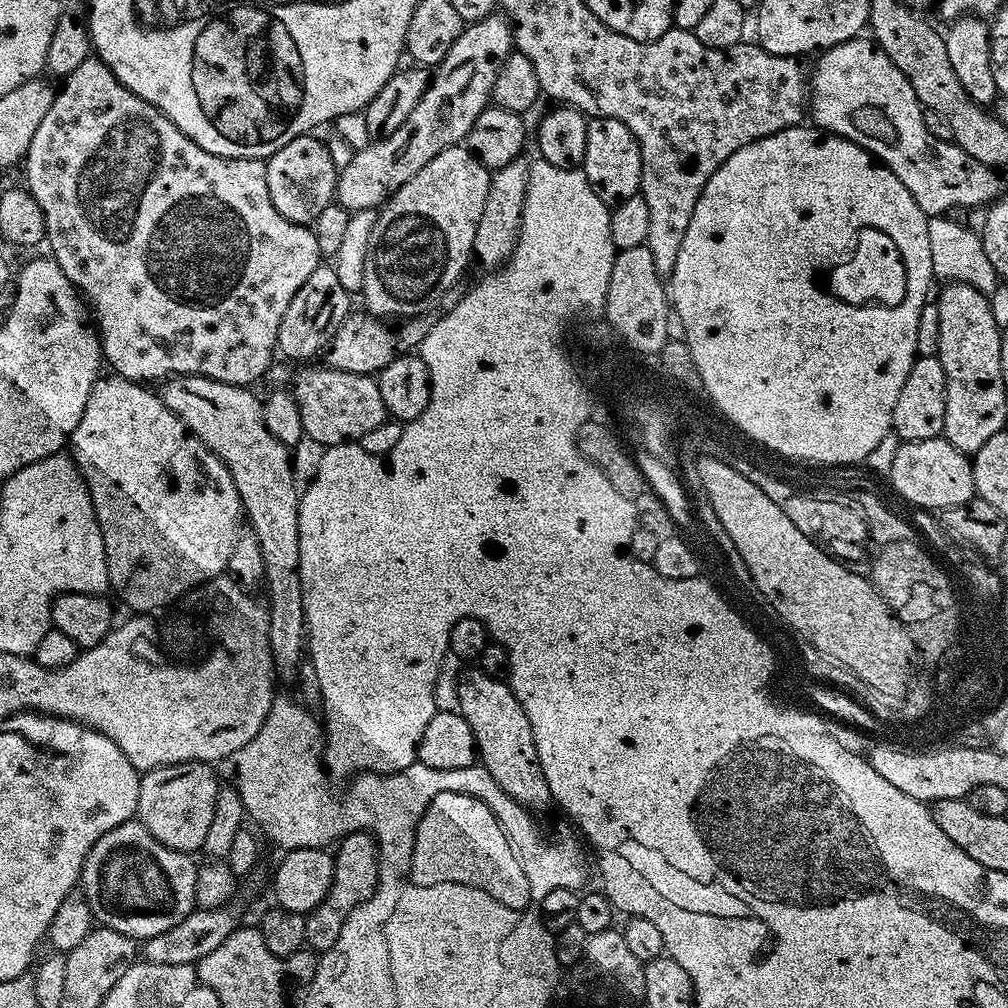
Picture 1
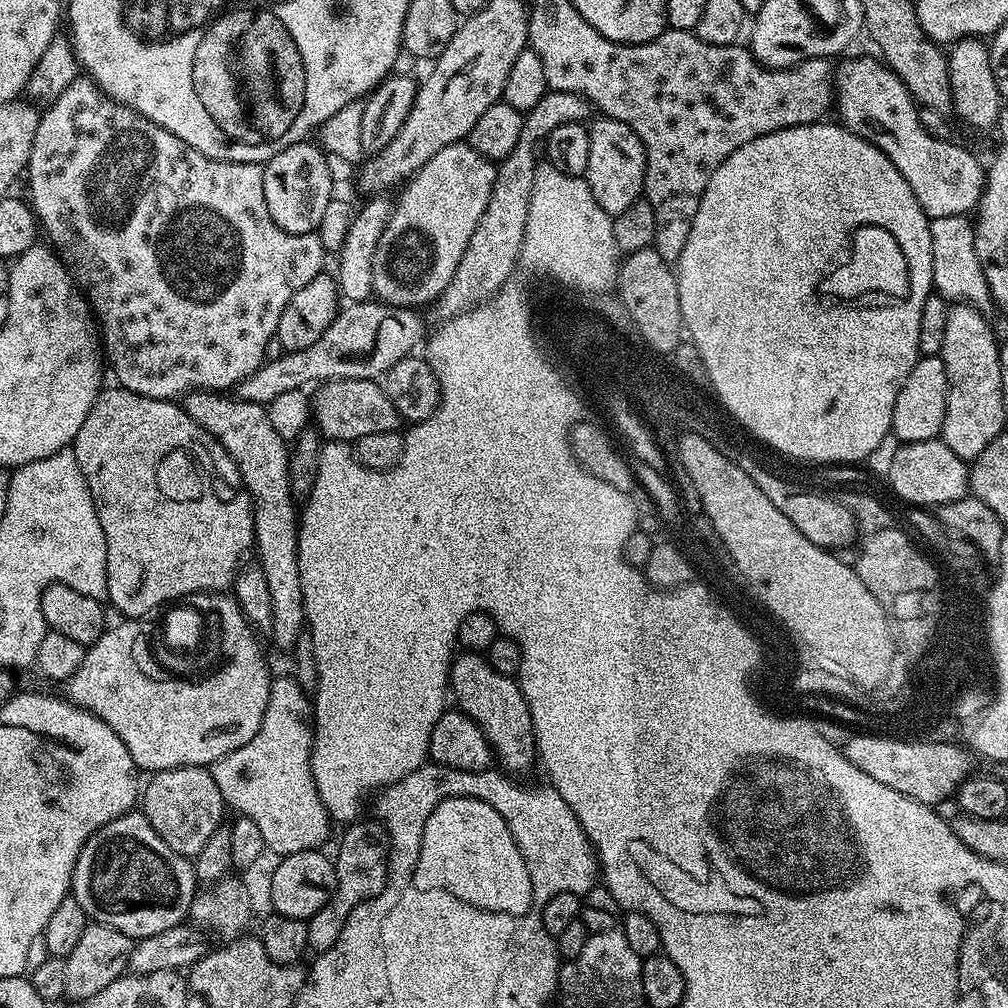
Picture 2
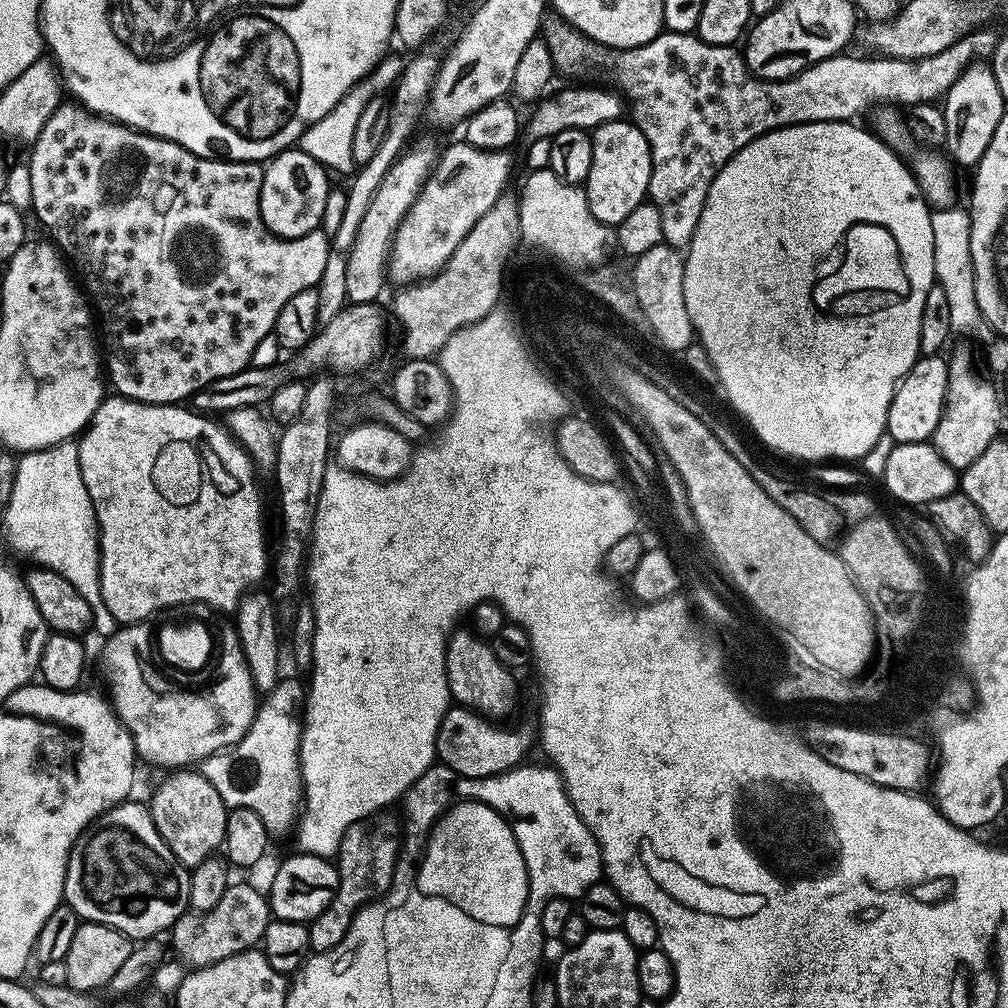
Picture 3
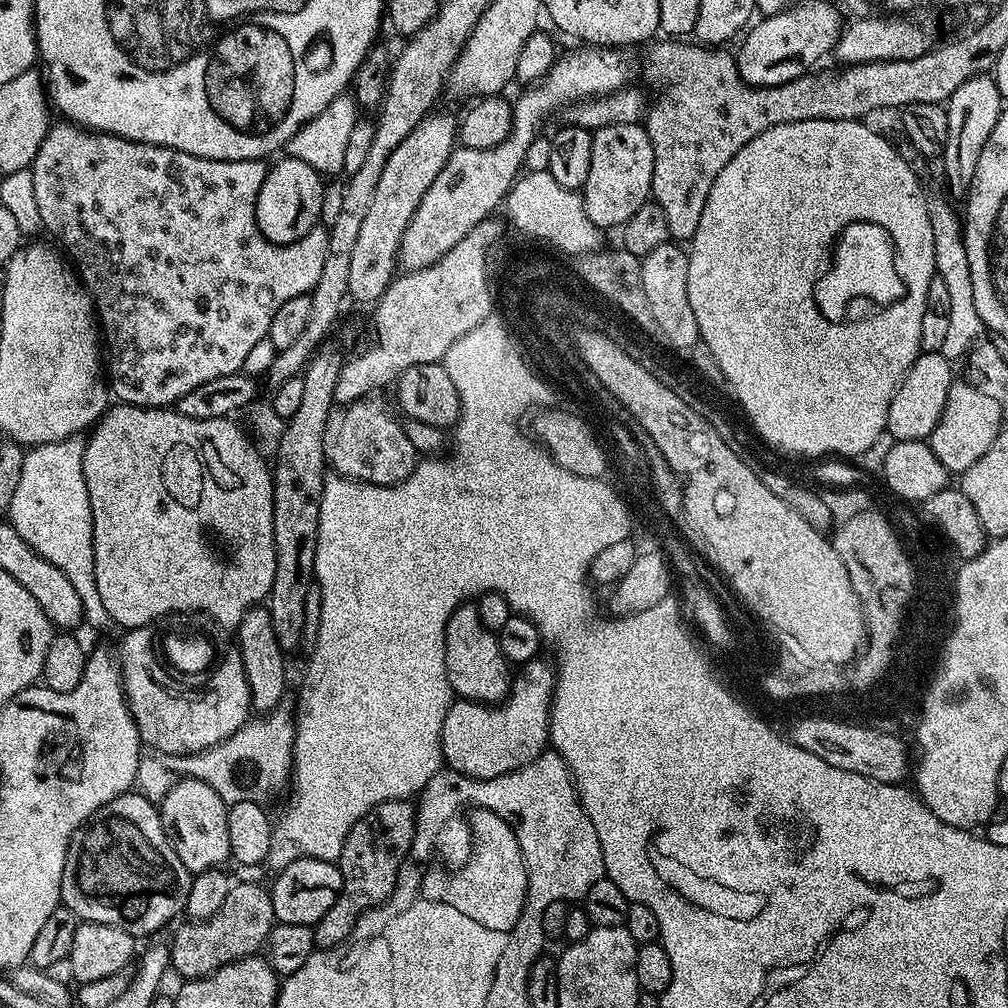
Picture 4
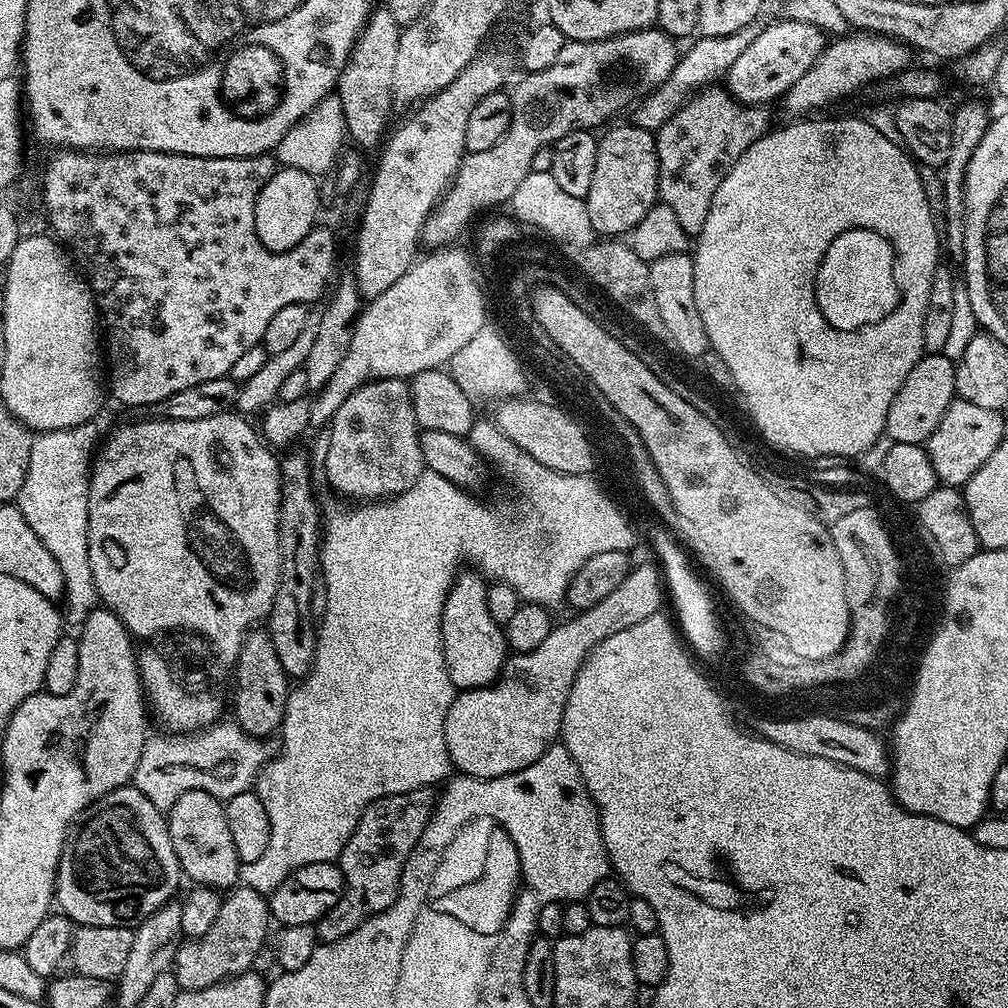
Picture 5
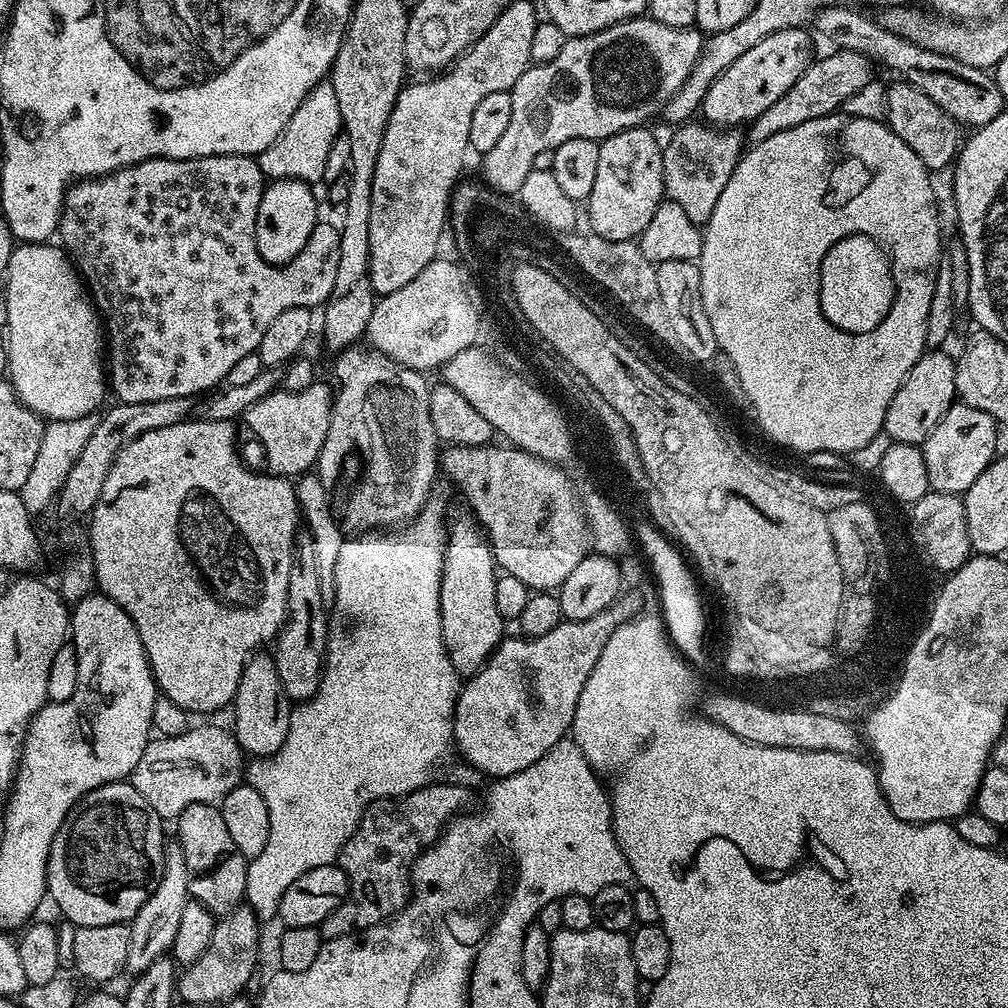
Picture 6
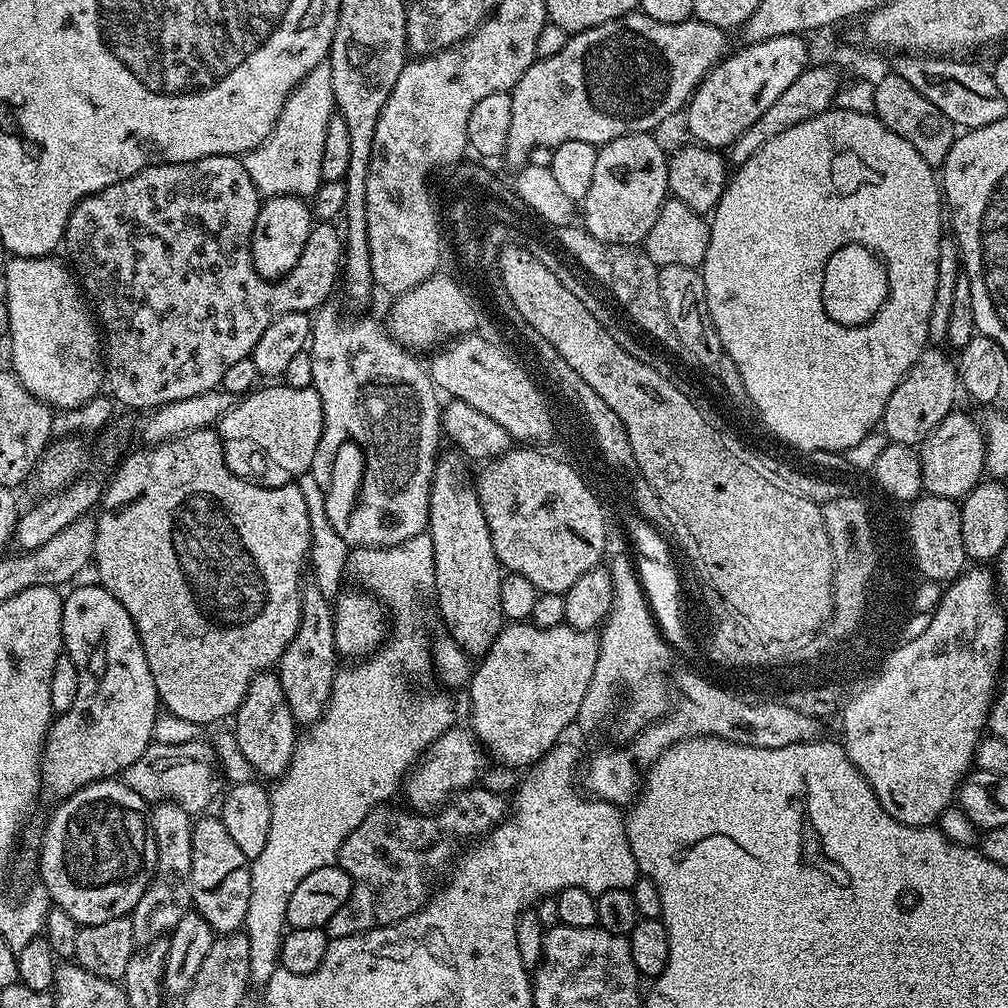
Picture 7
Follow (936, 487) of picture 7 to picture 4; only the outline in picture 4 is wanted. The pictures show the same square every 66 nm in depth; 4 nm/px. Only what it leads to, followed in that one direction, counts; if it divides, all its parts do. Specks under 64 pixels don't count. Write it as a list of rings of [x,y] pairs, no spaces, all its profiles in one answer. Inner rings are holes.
[[[954,382],[950,386],[942,418],[926,441],[949,474],[963,474],[967,468],[974,466],[974,462],[978,462],[978,458],[990,450],[994,438],[1000,435],[1000,404],[994,397],[975,383]]]

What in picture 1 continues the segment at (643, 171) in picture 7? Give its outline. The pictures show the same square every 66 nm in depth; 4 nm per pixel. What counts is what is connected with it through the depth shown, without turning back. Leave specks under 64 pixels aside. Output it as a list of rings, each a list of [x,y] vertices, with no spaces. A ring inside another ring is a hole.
[[[593,116],[586,130],[586,154],[582,170],[598,198],[609,206],[621,204],[626,198],[637,195],[642,178],[640,147],[622,122],[605,116]]]

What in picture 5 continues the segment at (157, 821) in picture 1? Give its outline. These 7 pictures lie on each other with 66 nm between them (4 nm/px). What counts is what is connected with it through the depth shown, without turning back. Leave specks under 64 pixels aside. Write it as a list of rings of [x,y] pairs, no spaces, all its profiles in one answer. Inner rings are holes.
[[[190,790],[168,809],[166,819],[174,854],[178,854],[183,875],[187,879],[189,876],[193,885],[228,890],[240,880],[242,865],[230,838],[230,826],[226,826],[226,814],[221,801],[202,790]]]

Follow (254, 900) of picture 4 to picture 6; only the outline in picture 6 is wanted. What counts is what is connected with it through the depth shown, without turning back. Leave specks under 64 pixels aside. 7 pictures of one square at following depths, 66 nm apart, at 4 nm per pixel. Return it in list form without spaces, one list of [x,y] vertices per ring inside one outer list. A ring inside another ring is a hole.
[[[237,906],[234,911],[219,917],[210,946],[206,946],[206,954],[179,973],[176,982],[179,999],[188,1004],[216,1006],[223,1005],[225,1000],[237,999],[243,993],[240,991],[251,982],[256,959],[260,956],[260,927],[260,917],[247,906]]]

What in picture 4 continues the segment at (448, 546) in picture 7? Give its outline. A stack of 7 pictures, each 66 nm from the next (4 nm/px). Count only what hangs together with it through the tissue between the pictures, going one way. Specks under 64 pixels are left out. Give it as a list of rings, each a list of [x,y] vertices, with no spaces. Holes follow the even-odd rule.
[[[461,606],[448,619],[448,628],[444,632],[444,674],[447,687],[451,691],[453,688],[459,699],[496,706],[507,697],[510,665],[500,652],[496,637],[497,633],[486,630],[480,622],[475,607]]]

